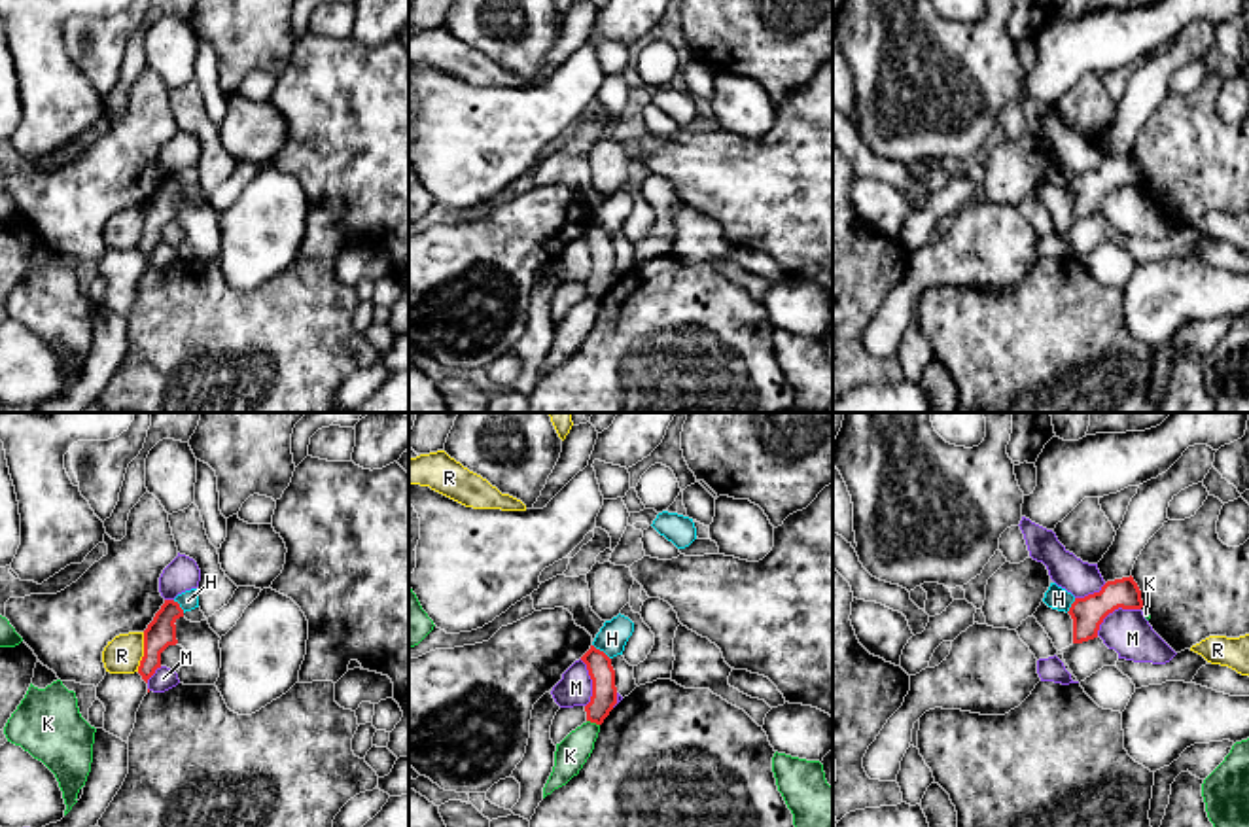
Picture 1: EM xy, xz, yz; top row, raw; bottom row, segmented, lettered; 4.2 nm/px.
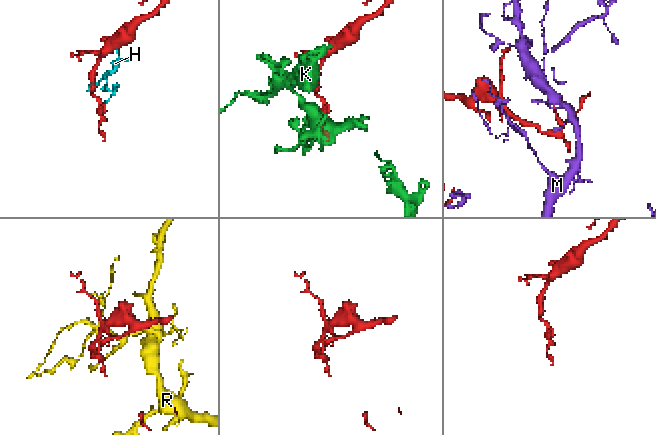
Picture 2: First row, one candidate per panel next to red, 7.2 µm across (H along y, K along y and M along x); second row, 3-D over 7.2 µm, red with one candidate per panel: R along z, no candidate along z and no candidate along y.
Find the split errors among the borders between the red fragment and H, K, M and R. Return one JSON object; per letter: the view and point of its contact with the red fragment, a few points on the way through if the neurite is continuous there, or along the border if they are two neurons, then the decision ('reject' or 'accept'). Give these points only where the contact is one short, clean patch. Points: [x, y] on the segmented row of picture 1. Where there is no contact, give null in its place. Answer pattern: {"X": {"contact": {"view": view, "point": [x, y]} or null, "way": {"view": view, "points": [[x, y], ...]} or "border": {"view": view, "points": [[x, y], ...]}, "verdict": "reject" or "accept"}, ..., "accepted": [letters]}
{"H": {"contact": {"view": "xz", "point": [602, 651]}, "border": {"view": "xz", "points": [[593, 644], [610, 659]]}, "verdict": "reject"}, "K": {"contact": {"view": "xz", "point": [593, 721]}, "verdict": "reject"}, "M": {"contact": {"view": "yz", "point": [1113, 610]}, "verdict": "reject"}, "R": {"contact": {"view": "xy", "point": [144, 651]}, "verdict": "reject"}, "accepted": []}

